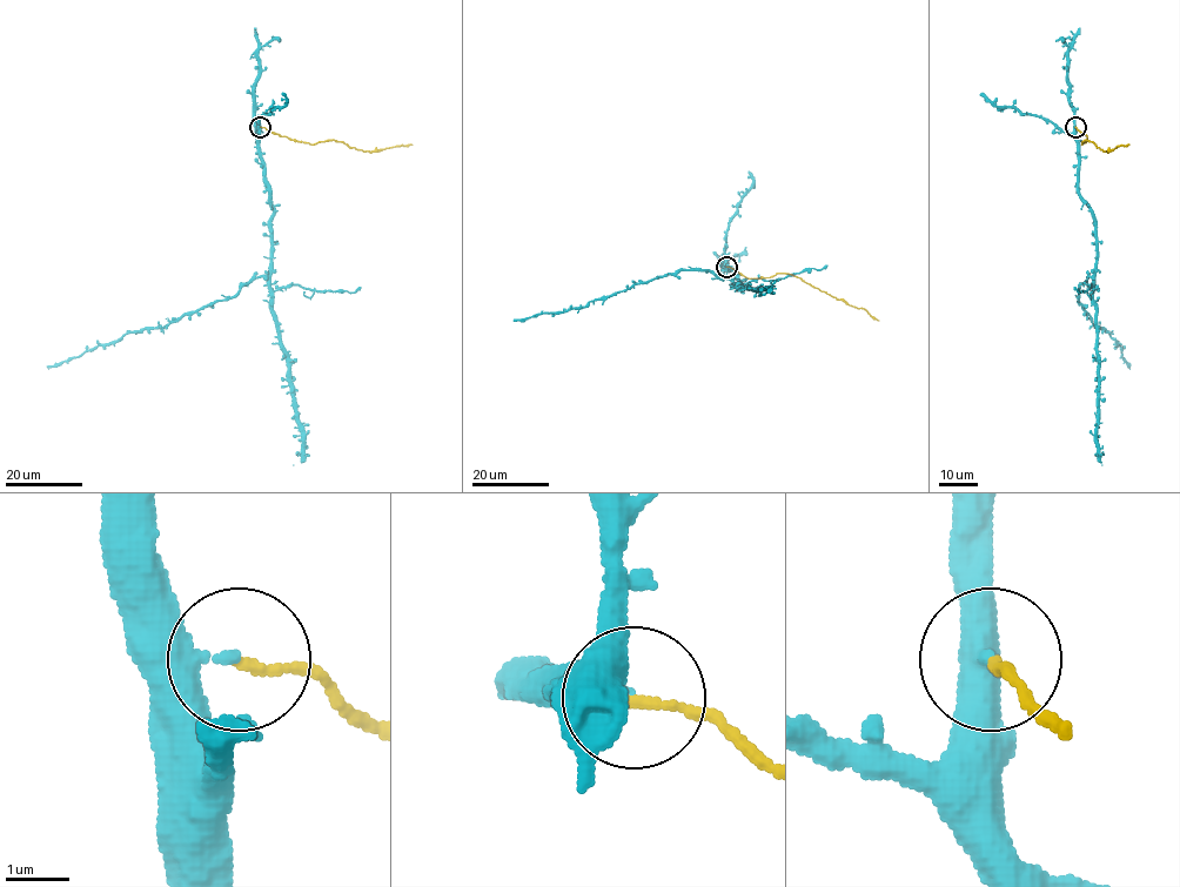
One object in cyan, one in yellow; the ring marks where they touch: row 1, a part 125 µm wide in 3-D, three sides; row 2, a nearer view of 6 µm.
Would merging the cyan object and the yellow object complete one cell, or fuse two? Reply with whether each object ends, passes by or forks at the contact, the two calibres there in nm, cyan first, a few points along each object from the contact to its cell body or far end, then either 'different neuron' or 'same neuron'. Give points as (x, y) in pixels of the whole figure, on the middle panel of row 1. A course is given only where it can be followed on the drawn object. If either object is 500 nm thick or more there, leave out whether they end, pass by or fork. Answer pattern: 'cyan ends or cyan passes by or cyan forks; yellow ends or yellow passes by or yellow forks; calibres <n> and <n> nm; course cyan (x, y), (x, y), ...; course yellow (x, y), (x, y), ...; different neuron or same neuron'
cyan ends; yellow ends; calibres 240 and 140 nm; course cyan (726, 267), (736, 269), (738, 288), (708, 270), (679, 270), (636, 283), (583, 307), (515, 321); course yellow (726, 267), (748, 279), (778, 273), (799, 277), (837, 298), (865, 309), (879, 320); different neuron

